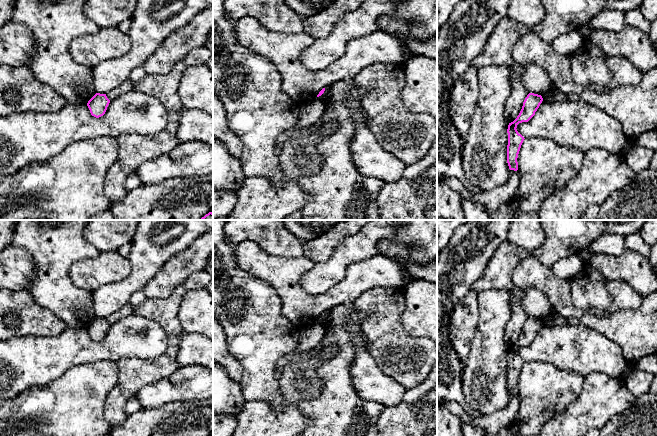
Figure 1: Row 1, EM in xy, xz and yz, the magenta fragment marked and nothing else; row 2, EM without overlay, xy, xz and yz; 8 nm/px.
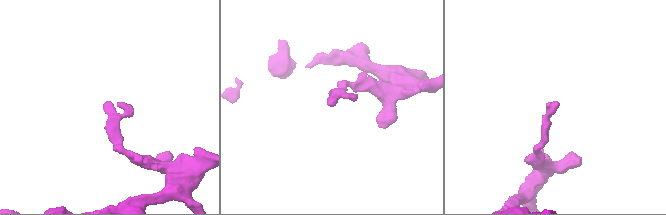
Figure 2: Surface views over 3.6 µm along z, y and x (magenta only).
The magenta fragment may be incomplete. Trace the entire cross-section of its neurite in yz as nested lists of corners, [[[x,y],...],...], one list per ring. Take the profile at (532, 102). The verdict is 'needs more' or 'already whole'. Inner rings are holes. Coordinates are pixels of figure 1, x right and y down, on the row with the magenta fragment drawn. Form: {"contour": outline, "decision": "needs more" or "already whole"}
{"contour": [[[529,93],[523,102],[519,115],[508,125],[507,163],[510,170],[518,170],[517,158],[521,145],[525,139],[518,133],[516,129],[517,125],[522,122],[528,122],[535,115],[542,101],[543,98],[541,95]]], "decision": "already whole"}

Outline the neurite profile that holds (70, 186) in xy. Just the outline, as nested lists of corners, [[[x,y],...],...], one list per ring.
[[[109,136],[98,137],[96,139],[74,142],[47,162],[31,163],[13,175],[0,177],[0,220],[90,220],[93,215],[108,210],[110,206],[111,201],[104,194],[104,179],[117,156],[118,143],[116,138]]]

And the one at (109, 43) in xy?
[[[108,27],[96,34],[74,39],[69,44],[69,53],[77,63],[93,69],[103,61],[127,54],[130,48],[128,34],[122,33],[117,27]]]

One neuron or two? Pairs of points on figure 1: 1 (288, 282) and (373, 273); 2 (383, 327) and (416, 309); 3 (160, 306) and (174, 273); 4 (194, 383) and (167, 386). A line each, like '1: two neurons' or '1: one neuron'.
1: one neuron
2: two neurons
3: two neurons
4: one neuron

